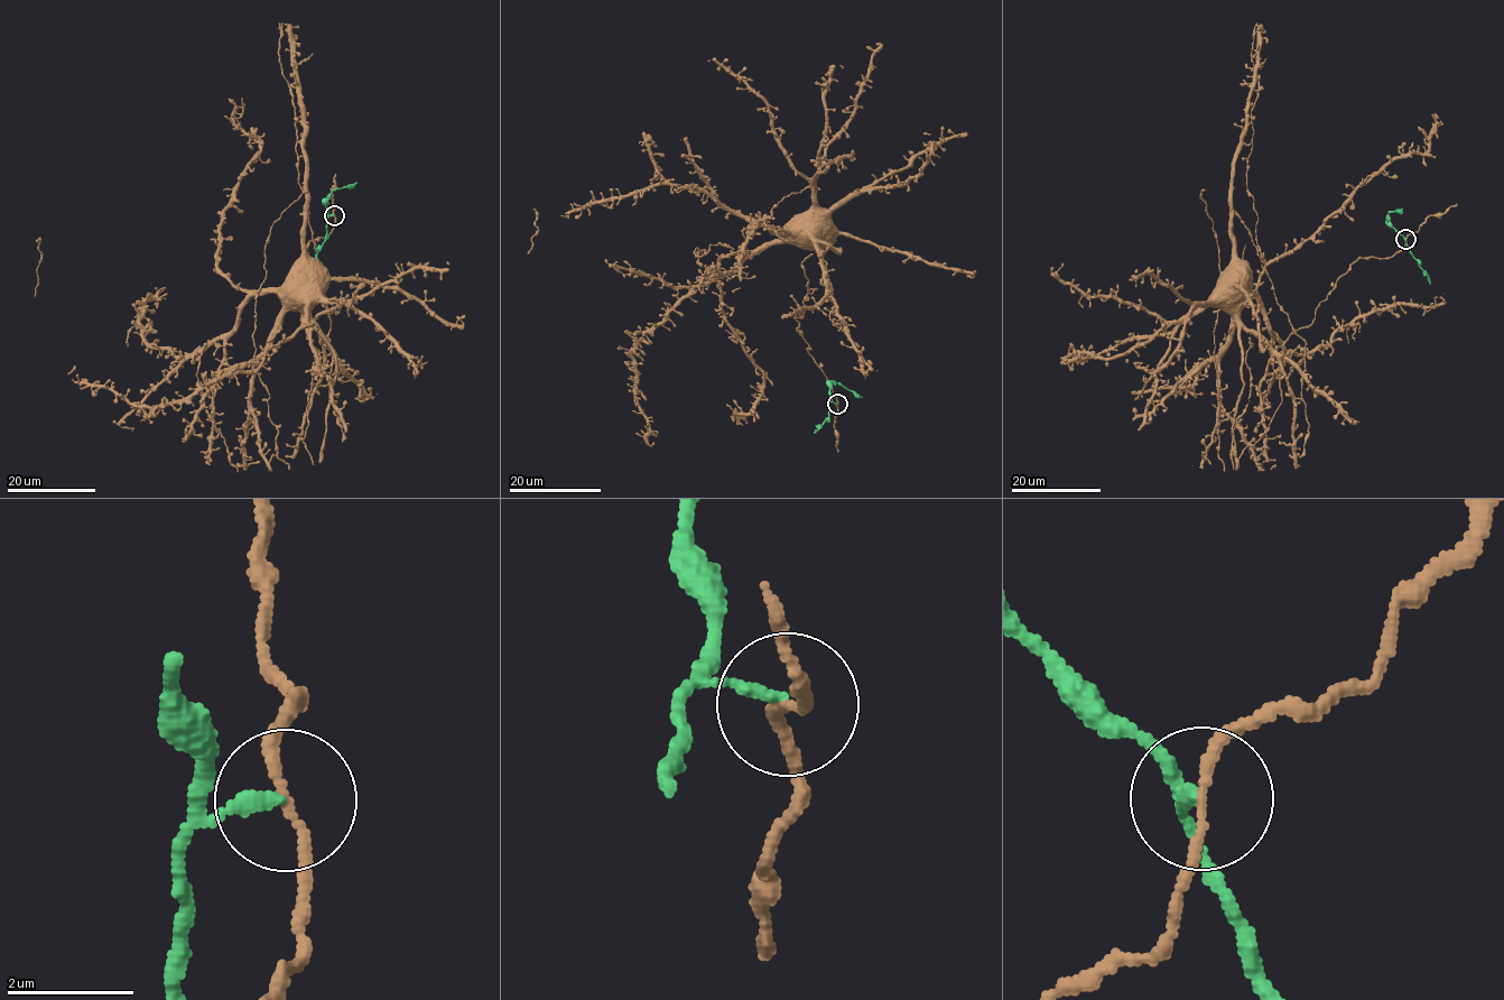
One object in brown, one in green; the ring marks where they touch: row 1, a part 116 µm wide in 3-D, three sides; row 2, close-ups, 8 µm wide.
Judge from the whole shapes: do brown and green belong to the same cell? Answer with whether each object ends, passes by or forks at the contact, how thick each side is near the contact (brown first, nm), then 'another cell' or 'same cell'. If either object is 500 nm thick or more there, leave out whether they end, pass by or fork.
brown passes by; green ends; calibres 140 and 200 nm; another cell

